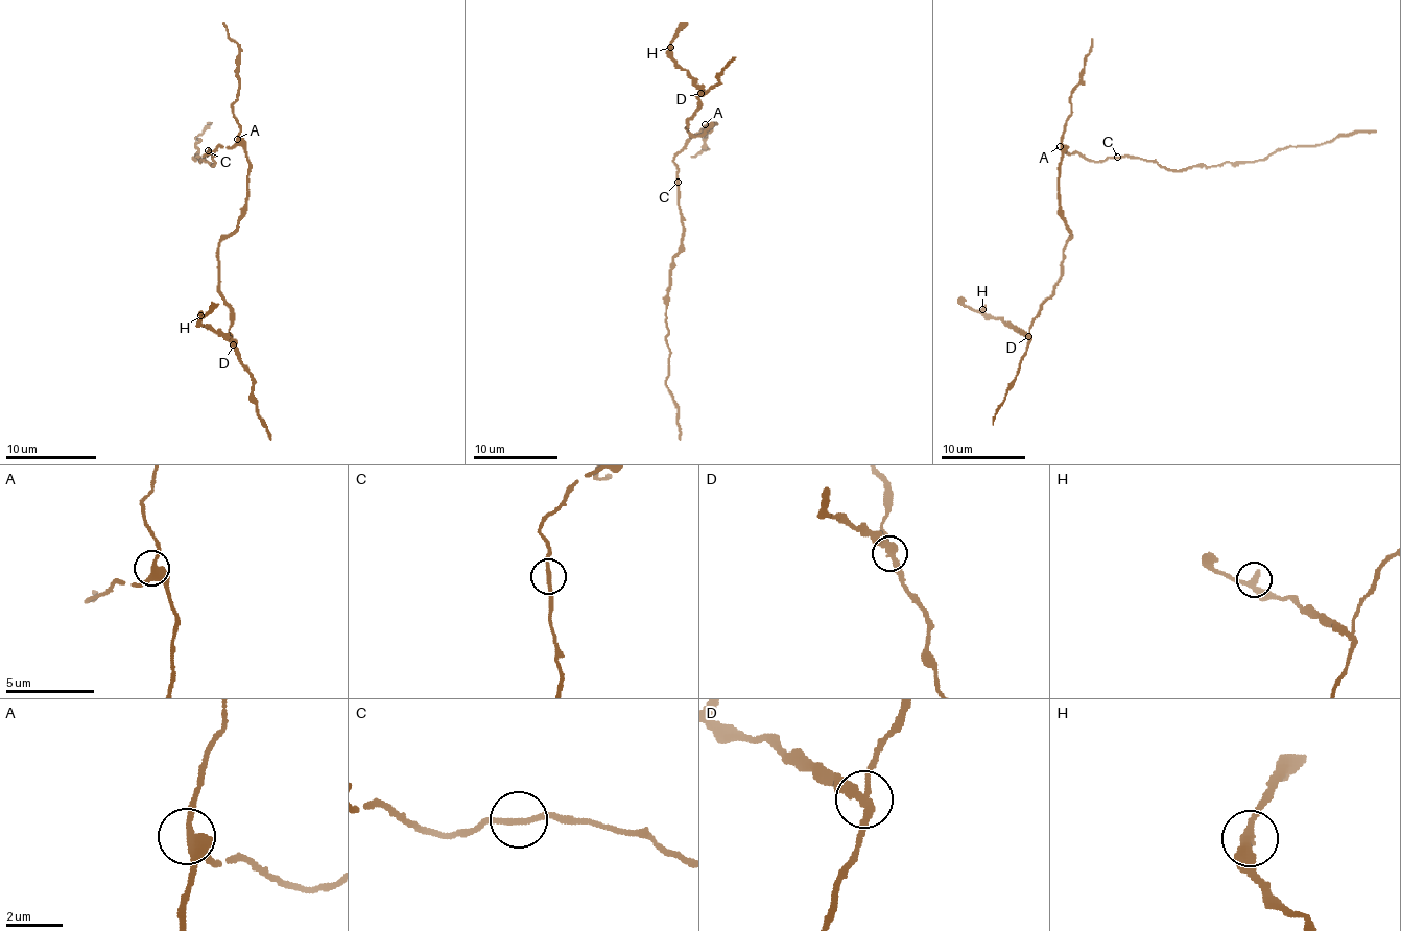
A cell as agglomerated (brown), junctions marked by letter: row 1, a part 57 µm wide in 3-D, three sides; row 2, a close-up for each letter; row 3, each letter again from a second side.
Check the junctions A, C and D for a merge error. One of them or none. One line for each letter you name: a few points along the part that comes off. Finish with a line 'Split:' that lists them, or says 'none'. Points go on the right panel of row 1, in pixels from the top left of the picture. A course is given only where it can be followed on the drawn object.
D: foreign part runs (1028, 337), (1010, 328), (999, 317), (984, 315), (957, 299)
Split: D

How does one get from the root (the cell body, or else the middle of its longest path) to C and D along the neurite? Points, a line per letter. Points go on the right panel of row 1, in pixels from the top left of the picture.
C: (1071, 154), (1079, 152), (1092, 161), (1117, 157)
D: (1071, 154), (1063, 154), (1058, 167), (1058, 215), (1071, 232), (1063, 251), (1063, 276), (1030, 324), (1028, 337)

